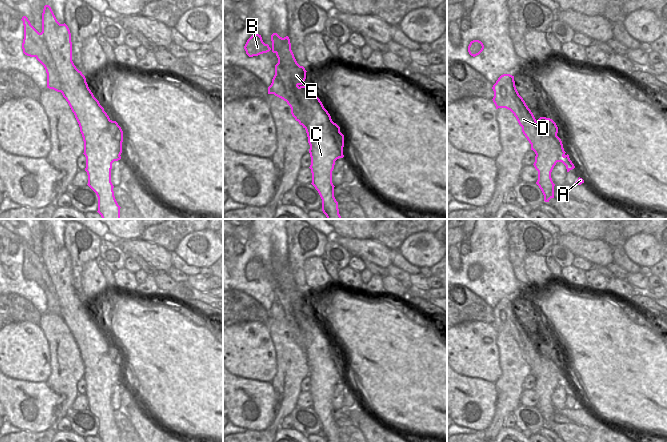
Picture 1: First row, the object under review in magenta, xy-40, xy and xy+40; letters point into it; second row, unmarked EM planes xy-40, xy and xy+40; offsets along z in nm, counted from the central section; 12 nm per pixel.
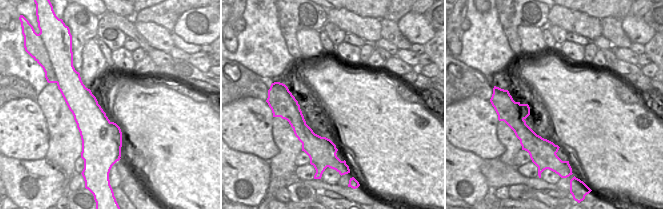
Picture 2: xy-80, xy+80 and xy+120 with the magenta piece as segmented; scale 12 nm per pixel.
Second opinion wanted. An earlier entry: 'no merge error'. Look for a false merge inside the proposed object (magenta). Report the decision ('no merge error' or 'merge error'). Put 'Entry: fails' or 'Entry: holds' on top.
Entry: fails
merge error

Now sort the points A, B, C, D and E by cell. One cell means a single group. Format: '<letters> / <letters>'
A D / B C E

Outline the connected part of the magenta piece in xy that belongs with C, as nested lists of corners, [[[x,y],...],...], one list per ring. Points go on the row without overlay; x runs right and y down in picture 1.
[[[277,257],[271,259],[272,271],[265,268],[261,259],[253,258],[246,266],[244,273],[249,281],[267,277],[270,274],[276,278],[278,287],[275,289],[275,299],[272,303],[272,311],[277,313],[281,306],[290,306],[292,313],[306,338],[307,361],[310,369],[309,377],[311,381],[312,409],[318,415],[322,423],[322,435],[327,442],[341,442],[338,433],[338,426],[334,421],[334,409],[332,407],[332,395],[335,385],[343,382],[344,359],[340,356],[340,351],[334,347],[330,338],[324,332],[320,323],[306,310],[303,310],[306,303],[306,294],[300,290],[291,274],[291,267],[288,260],[282,262]]]

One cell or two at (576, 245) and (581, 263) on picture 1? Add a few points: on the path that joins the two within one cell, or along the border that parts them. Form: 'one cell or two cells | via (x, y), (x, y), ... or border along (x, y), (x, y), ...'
two cells | border along (575, 255), (582, 256), (593, 265)

